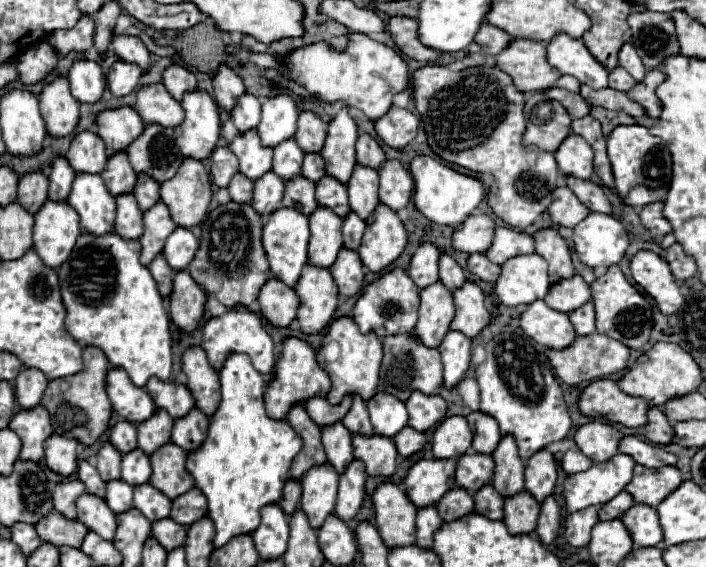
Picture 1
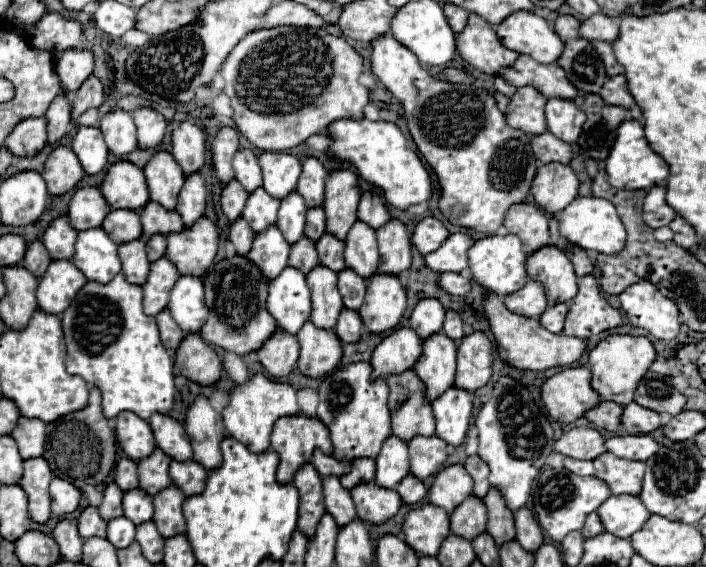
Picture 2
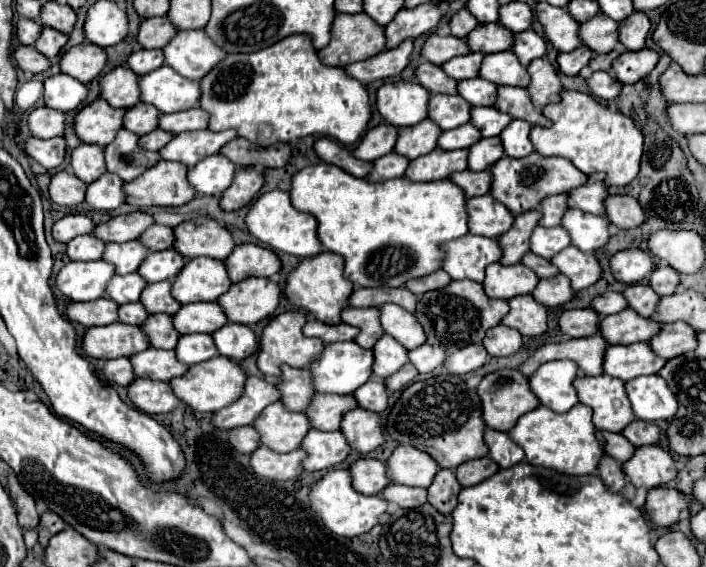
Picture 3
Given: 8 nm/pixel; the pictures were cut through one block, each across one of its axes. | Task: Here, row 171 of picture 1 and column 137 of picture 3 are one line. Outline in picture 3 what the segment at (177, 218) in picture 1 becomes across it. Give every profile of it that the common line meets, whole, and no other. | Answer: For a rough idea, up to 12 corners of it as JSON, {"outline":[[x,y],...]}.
{"outline":[[162,160],[128,182],[128,204],[182,206],[196,196],[188,166]]}

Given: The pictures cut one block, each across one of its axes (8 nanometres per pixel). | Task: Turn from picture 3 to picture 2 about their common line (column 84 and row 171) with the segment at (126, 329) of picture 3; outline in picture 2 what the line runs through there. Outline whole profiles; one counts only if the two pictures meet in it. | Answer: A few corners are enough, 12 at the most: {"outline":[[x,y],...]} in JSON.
{"outline":[[342,168],[326,180],[326,230],[344,240],[358,220],[358,176]]}

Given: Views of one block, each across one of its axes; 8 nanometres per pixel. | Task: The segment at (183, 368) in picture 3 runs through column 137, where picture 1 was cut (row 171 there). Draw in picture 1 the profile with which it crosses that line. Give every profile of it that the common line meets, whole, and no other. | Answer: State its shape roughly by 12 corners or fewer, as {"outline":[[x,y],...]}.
{"outline":[[356,164],[348,204],[362,220],[378,206],[378,172]]}

